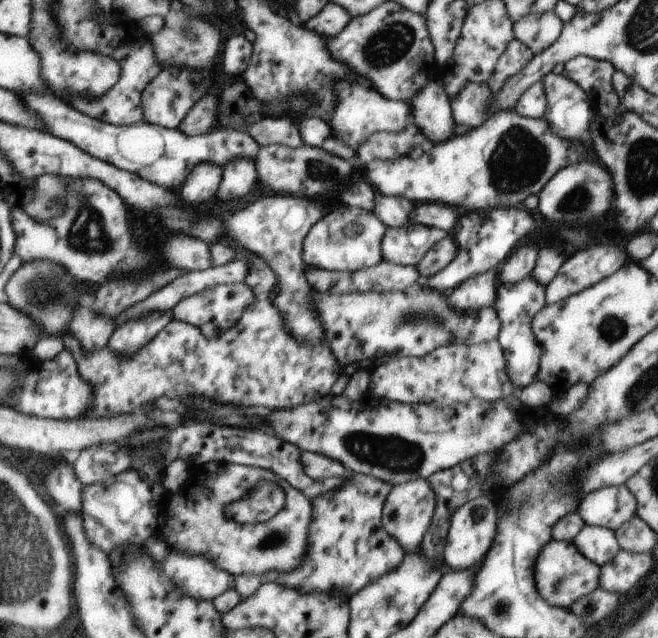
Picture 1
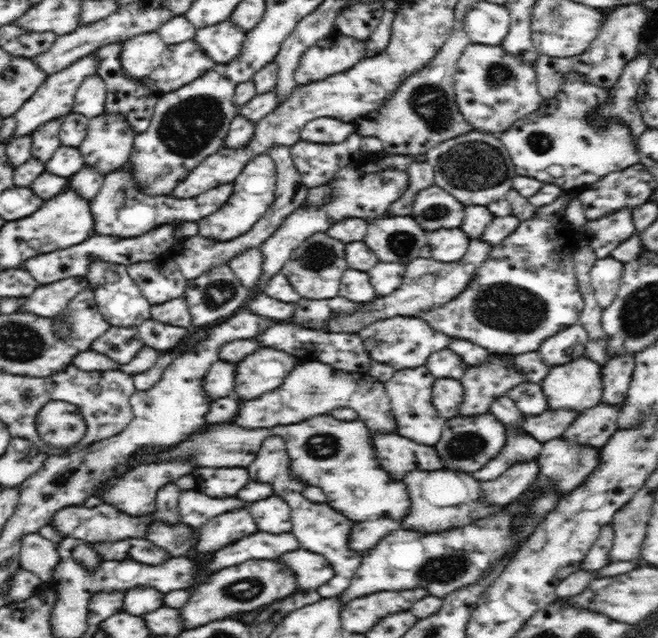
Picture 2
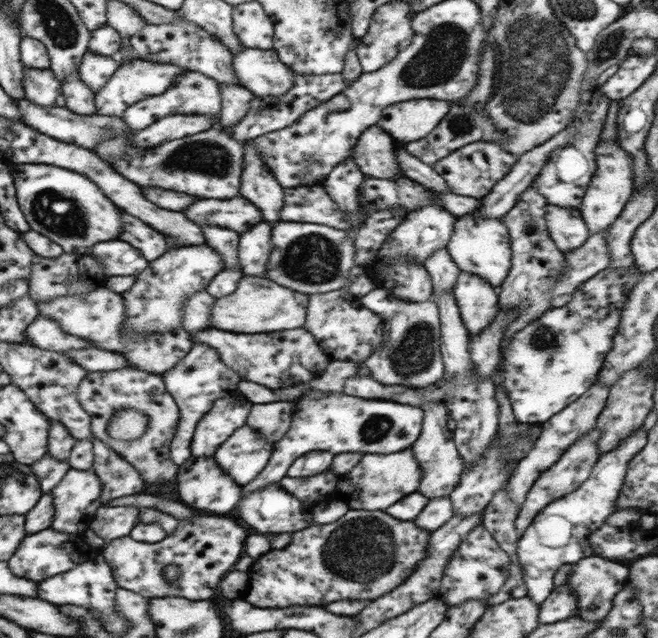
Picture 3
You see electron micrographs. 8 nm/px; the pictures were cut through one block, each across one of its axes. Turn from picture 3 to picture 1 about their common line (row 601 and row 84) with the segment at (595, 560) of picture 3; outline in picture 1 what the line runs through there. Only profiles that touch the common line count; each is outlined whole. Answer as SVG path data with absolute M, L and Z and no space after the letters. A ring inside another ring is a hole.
M578 55L565 62L563 75L568 80L581 86L596 102L597 111L610 120L612 124L620 120L620 116L626 112L618 100L617 91L612 88L612 78L615 68L605 60L598 60L586 55Z

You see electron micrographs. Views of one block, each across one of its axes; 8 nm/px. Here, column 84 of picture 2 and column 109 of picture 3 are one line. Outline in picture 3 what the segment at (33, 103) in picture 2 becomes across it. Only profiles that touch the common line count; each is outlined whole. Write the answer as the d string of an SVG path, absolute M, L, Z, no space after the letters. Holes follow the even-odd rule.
M88 50L78 70L79 78L92 92L98 92L106 86L106 82L112 78L119 66L111 57L98 56Z

